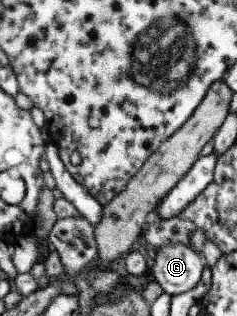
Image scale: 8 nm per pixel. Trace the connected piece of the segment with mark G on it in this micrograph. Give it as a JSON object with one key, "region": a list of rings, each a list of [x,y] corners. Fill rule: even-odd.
{"region":[[[170,243],[156,249],[155,254],[149,270],[150,279],[159,283],[167,295],[192,290],[206,268],[201,262],[201,255],[189,244]]]}

